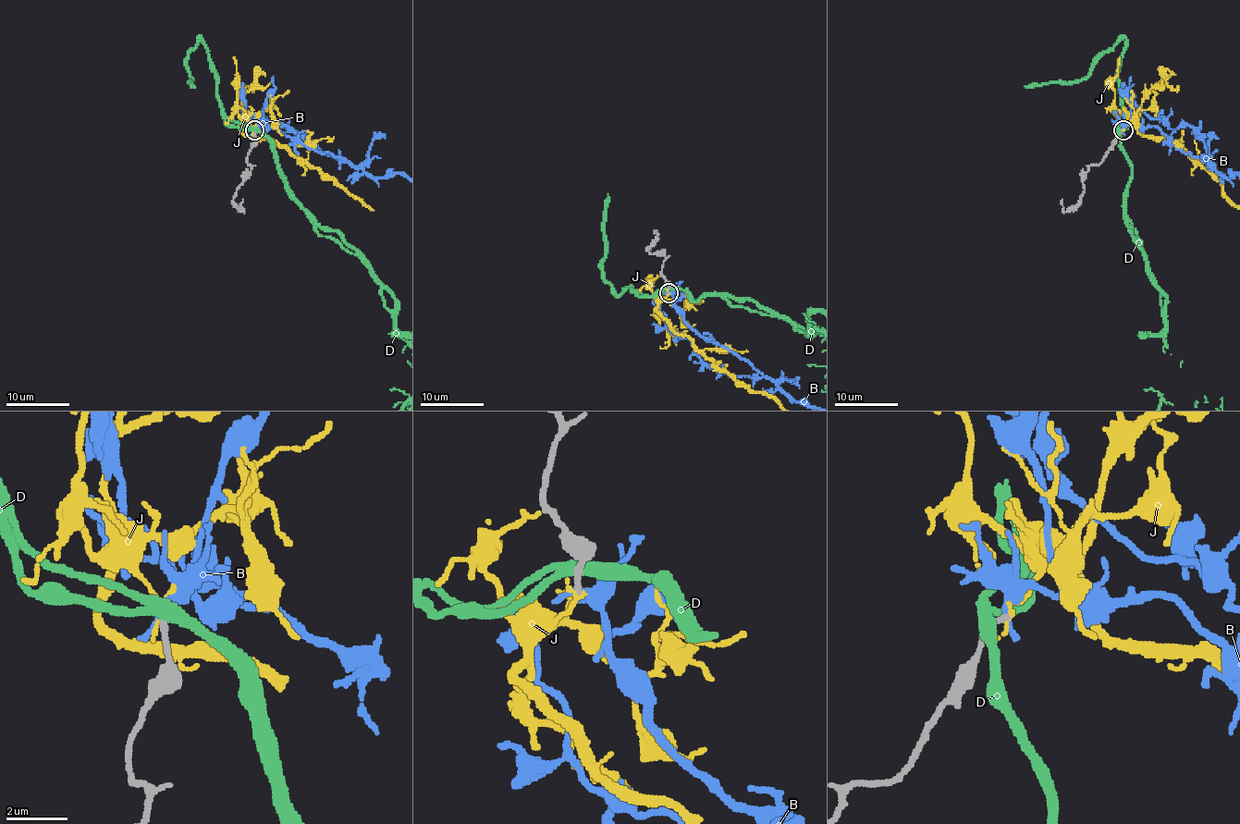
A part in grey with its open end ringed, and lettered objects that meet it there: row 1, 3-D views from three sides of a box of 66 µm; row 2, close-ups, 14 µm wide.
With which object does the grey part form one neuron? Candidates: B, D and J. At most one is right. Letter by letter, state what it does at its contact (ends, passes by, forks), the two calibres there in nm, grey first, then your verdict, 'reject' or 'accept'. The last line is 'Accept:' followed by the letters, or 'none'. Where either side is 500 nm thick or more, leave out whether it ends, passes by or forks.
B: it ends | 200/190 nm | reject
D: it forks | 240/320 nm | reject
J: it ends | 200/180 nm | reject
Accept: none

